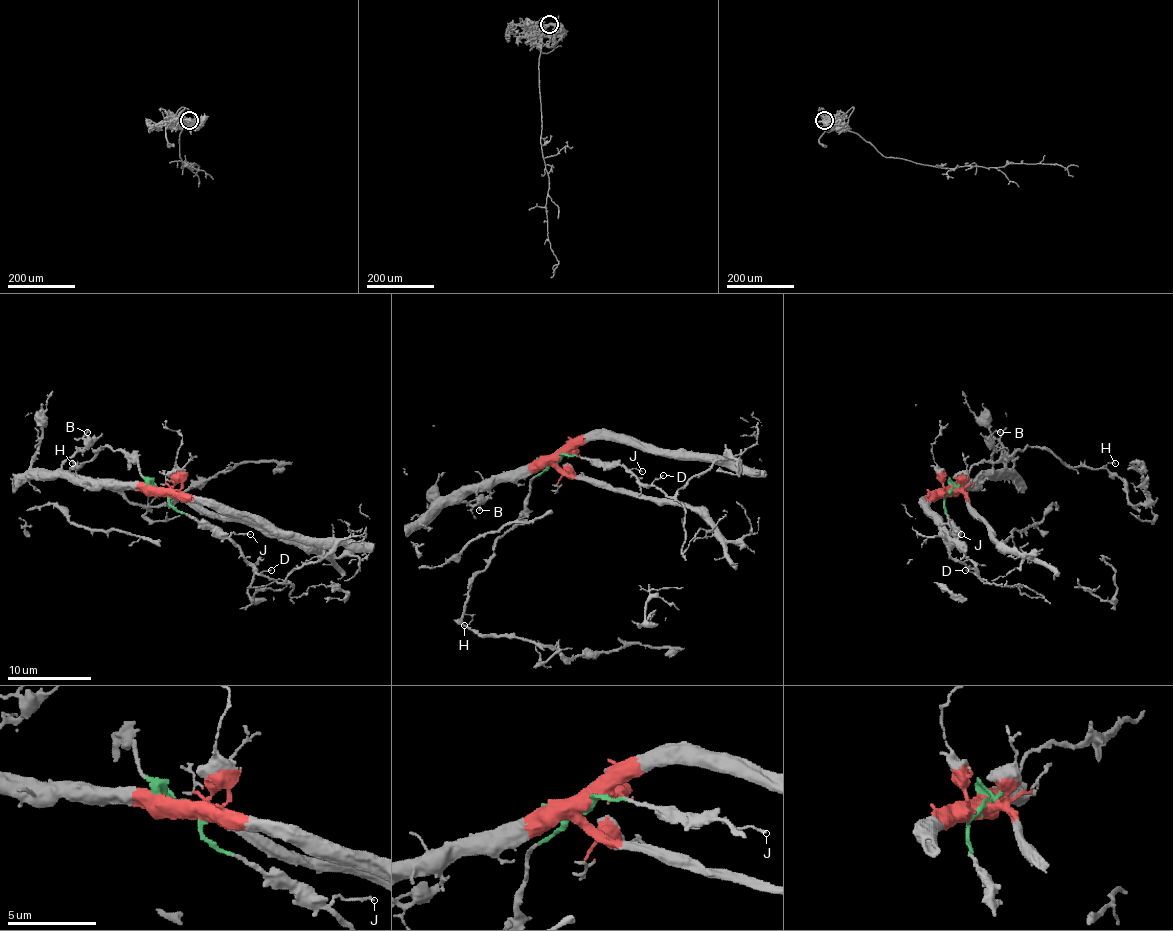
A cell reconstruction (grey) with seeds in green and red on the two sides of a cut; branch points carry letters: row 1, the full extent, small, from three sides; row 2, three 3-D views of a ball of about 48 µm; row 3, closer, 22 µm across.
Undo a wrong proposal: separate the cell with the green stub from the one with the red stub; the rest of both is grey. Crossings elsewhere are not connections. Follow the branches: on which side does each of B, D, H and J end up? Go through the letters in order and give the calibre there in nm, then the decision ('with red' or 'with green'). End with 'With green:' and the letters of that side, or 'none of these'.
B: 160 nm | with red
D: 100 nm | with green
H: 90 nm | with green
J: 120 nm | with green
With green: D, H, J

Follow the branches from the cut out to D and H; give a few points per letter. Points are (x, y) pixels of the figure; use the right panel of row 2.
D: (950, 491), (944, 507), (950, 520), (952, 537), (975, 570), (965, 570)
H: (950, 491), (975, 464), (1005, 461), (1015, 451), (1028, 447), (1046, 447), (1069, 466), (1103, 468), (1115, 464)

